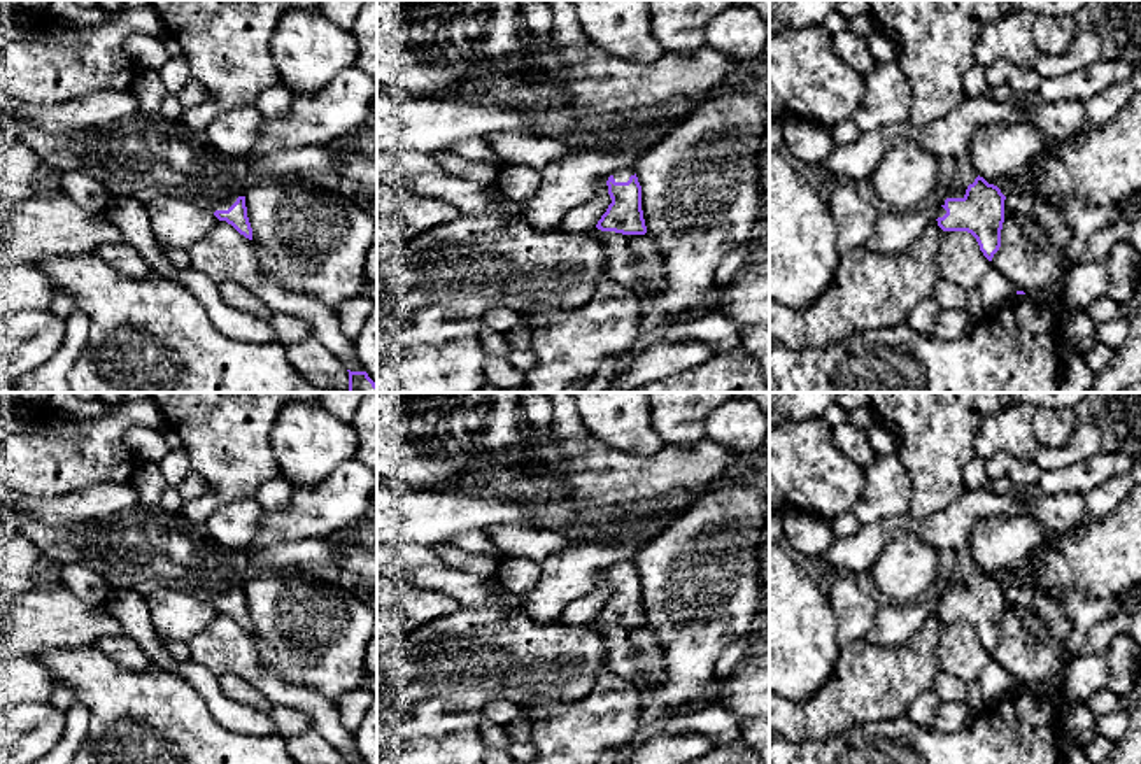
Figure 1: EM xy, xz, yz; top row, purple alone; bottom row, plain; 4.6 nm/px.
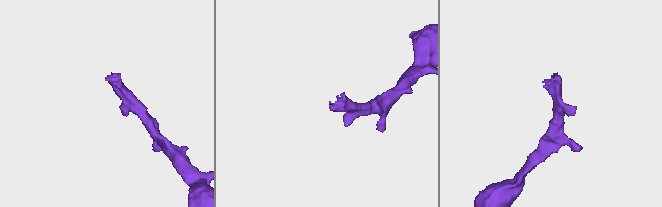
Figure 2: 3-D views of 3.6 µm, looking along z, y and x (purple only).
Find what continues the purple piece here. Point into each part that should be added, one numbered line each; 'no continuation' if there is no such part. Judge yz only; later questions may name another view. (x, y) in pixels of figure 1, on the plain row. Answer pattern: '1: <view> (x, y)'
1: yz (956, 566)

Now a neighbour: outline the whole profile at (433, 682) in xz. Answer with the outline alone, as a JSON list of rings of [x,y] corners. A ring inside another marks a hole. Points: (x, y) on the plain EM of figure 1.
[[[494,591],[480,606],[461,605],[447,617],[377,638],[377,764],[485,764],[480,724],[491,701],[554,710],[591,692],[606,668],[603,636],[587,626],[540,626],[521,612],[503,610],[503,598],[505,592]]]

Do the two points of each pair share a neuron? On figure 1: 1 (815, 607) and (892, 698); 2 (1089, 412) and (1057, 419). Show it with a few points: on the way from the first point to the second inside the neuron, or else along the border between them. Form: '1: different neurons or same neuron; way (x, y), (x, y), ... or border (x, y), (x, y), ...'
1: different neurons; border (842, 647), (836, 668), (824, 686)
2: different neurons; border (1075, 410), (1077, 426), (1071, 437), (1050, 449)

